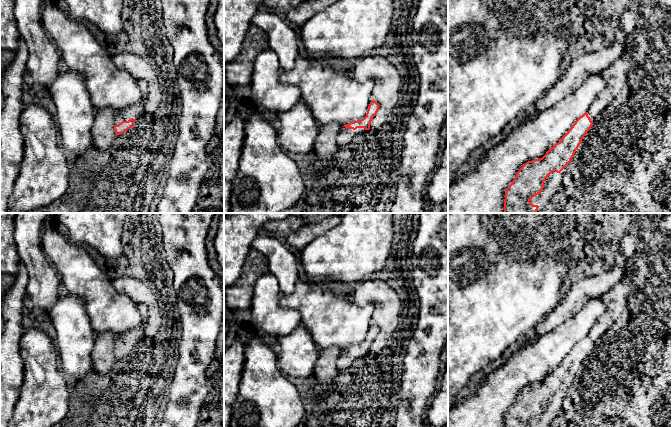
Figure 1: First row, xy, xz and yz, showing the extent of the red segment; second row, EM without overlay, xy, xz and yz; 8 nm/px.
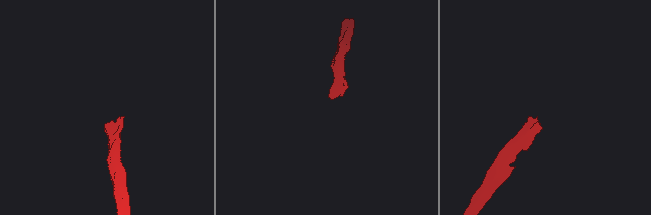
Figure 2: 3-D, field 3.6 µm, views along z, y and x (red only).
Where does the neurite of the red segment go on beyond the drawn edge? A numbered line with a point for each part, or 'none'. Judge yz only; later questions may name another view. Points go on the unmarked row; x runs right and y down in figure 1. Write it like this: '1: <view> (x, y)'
1: yz (616, 299)
2: yz (552, 406)

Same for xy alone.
1: xy (135, 335)

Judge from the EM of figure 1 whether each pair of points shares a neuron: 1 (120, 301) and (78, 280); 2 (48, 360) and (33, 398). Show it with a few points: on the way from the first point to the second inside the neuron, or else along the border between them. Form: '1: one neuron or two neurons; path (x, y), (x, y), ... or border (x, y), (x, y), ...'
1: one neuron; path (110, 302), (88, 282)
2: one neuron; path (42, 369), (42, 389)

